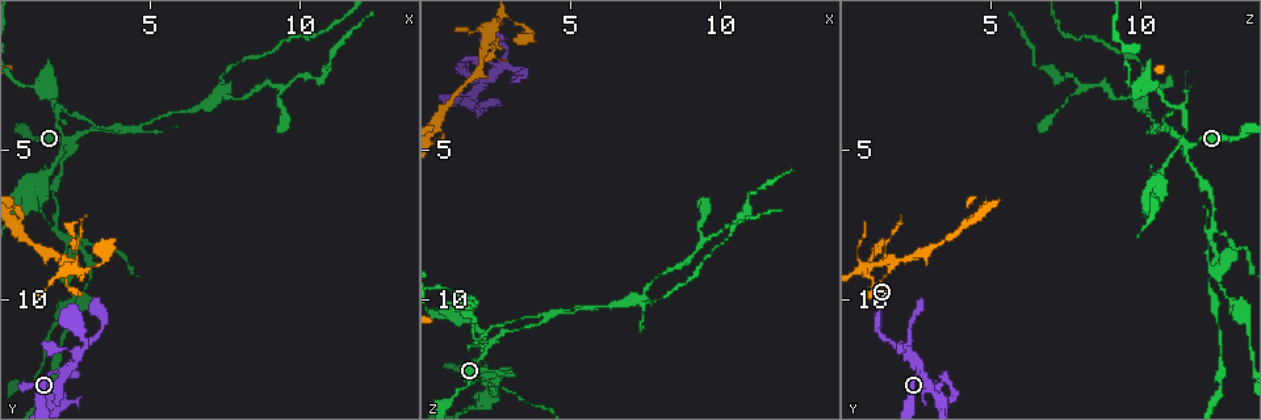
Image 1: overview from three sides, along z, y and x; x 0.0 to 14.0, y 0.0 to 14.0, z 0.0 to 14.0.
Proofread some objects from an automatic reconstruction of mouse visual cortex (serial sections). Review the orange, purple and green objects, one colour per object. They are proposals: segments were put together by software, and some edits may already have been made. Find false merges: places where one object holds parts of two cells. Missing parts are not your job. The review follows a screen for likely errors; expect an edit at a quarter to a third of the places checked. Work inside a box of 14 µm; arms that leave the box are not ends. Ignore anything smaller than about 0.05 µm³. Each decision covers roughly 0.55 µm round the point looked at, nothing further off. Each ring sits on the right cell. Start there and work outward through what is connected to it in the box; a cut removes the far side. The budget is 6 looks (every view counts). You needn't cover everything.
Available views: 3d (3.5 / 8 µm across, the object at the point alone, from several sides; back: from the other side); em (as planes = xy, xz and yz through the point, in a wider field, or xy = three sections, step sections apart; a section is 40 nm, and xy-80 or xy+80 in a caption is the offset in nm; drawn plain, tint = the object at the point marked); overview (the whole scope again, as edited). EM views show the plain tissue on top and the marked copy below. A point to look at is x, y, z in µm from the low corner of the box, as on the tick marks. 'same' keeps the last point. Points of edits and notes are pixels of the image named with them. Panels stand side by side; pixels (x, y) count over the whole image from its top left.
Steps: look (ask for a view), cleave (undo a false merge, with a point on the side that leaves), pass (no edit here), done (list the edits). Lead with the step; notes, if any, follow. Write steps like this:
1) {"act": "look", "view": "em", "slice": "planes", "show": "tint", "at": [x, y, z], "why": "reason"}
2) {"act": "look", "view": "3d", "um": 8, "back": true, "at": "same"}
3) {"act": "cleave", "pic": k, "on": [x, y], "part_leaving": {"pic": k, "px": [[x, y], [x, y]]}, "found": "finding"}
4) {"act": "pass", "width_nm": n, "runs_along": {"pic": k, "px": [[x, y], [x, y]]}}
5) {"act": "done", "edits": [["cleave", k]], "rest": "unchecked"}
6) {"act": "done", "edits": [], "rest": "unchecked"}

{"act": "look", "view": "3d", "um": 3.5, "at": [1.7, 13.3, 3.4], "why": "three arms meet"}

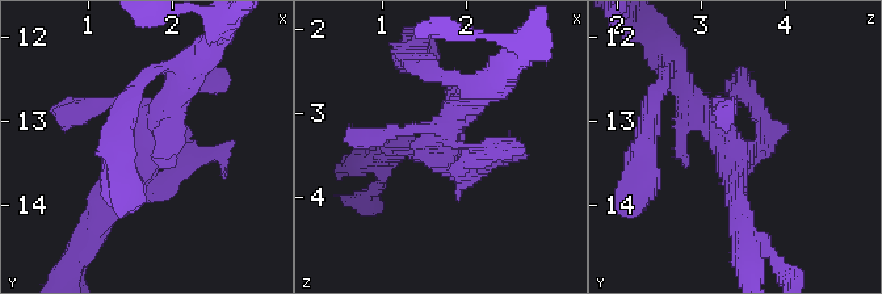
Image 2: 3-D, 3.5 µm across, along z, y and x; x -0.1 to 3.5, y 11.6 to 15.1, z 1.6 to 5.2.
{"act": "look", "view": "em", "slice": "xy", "step": 5, "show": "tint", "at": [1.75, 13.40, 3.40], "why": "now the EM"}

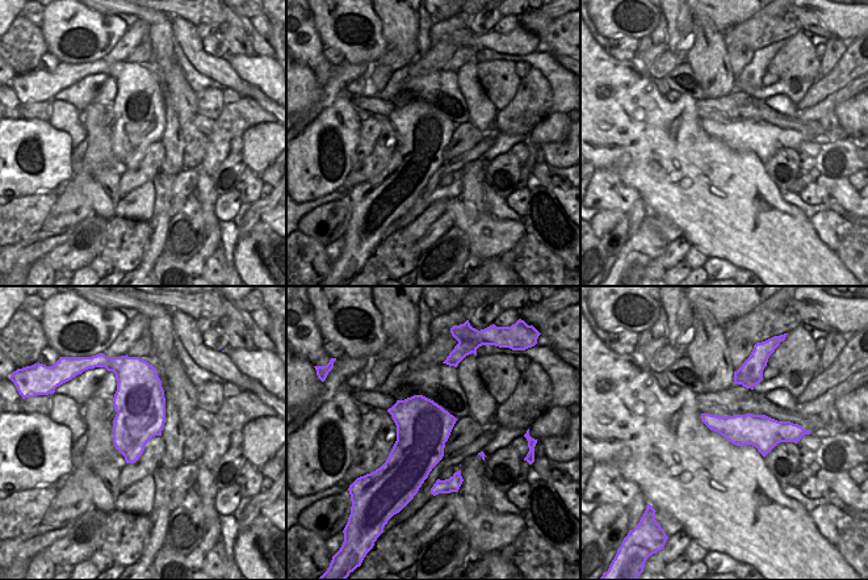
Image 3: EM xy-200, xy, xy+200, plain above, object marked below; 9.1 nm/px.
{"act": "cleave", "pic": 2, "on": [519, 152], "width_nm": 500, "part_leaving": {"pic": 2, "px": [[465, 168], [502, 162], [513, 145]]}, "found": "a second cell is stuck on"}

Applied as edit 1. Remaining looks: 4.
{"act": "look", "view": "overview"}

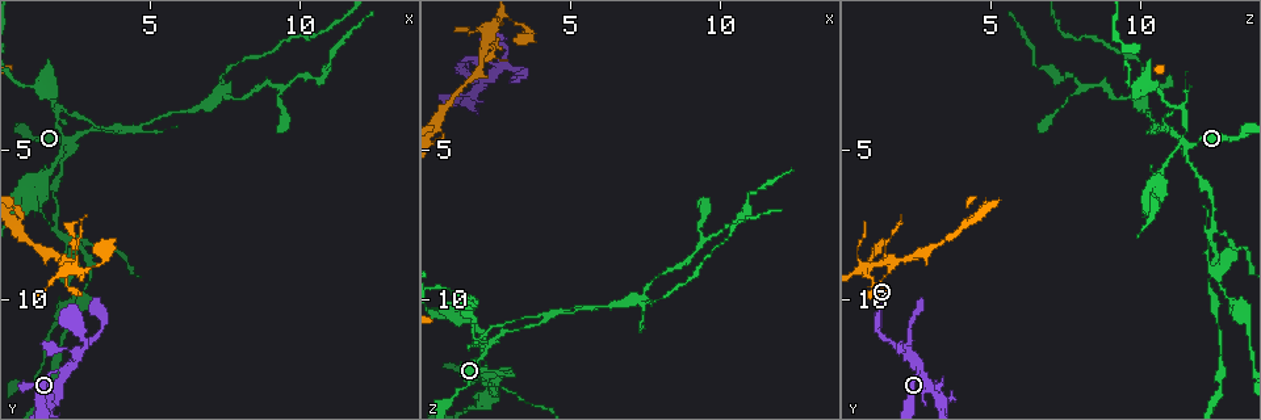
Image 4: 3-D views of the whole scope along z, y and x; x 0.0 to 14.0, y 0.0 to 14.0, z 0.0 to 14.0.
{"act": "look", "view": "3d", "um": 3.5, "at": [2.7, 11.7, 2.2]}

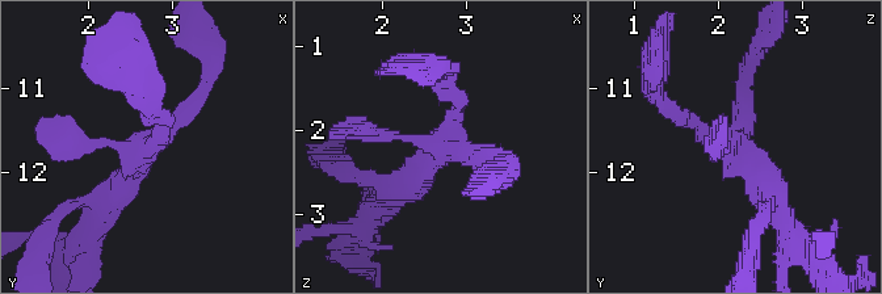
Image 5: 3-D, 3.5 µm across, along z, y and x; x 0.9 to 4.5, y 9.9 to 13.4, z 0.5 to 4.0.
{"act": "look", "view": "em", "slice": "xy", "step": 2, "show": "tint", "at": [2.70, 11.65, 2.25], "why": "now the EM"}

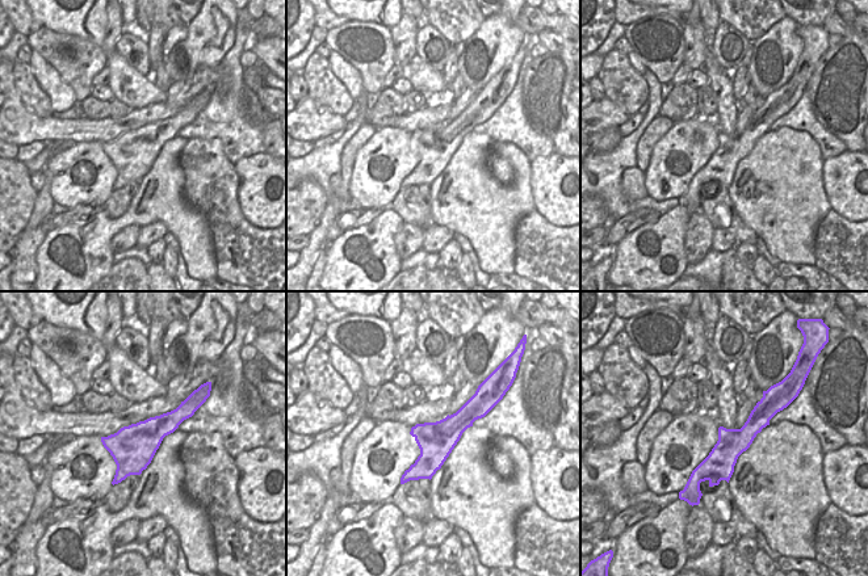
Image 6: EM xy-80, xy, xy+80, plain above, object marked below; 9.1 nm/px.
{"act": "pass", "runs_along": {"pic": 6, "px": [[770, 402], [759, 419], [696, 484]]}, "found": "continuous, no second cell"}

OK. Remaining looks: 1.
{"act": "done", "edits": [["cleave", 2]], "rest": "unchecked"}

